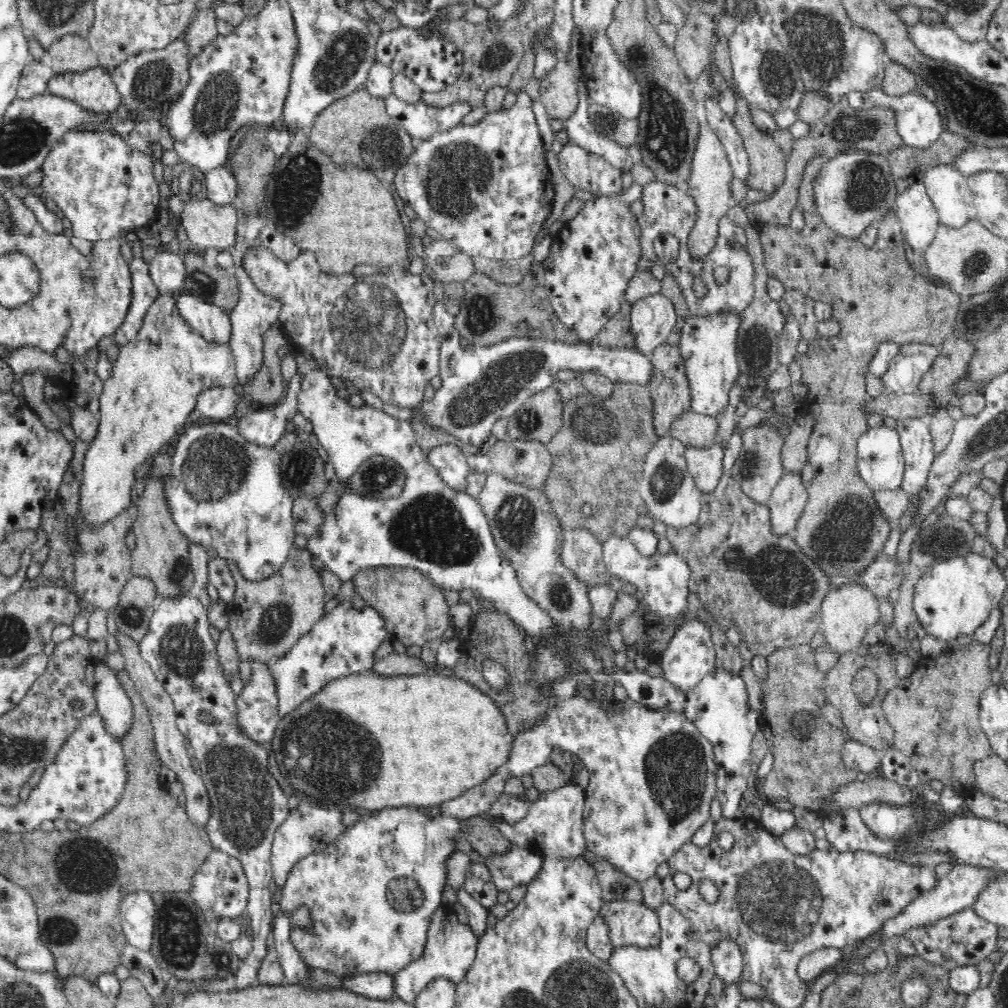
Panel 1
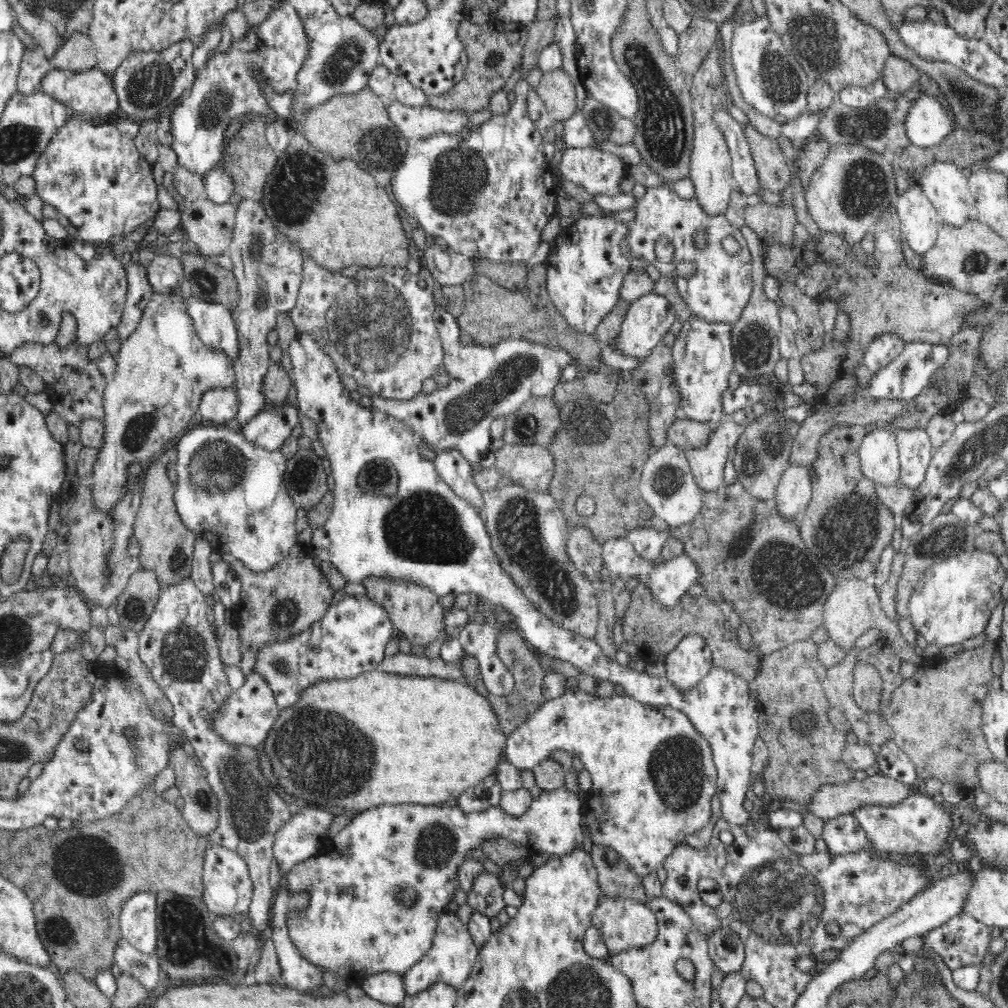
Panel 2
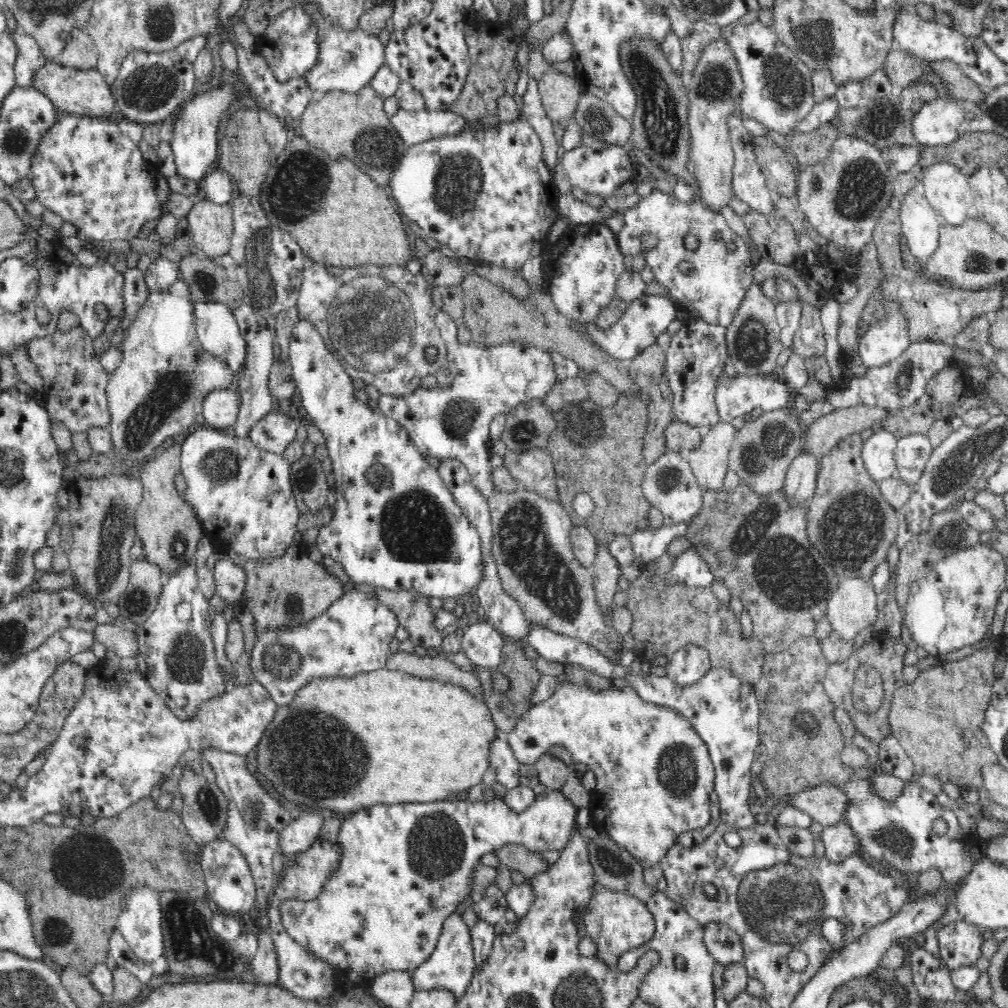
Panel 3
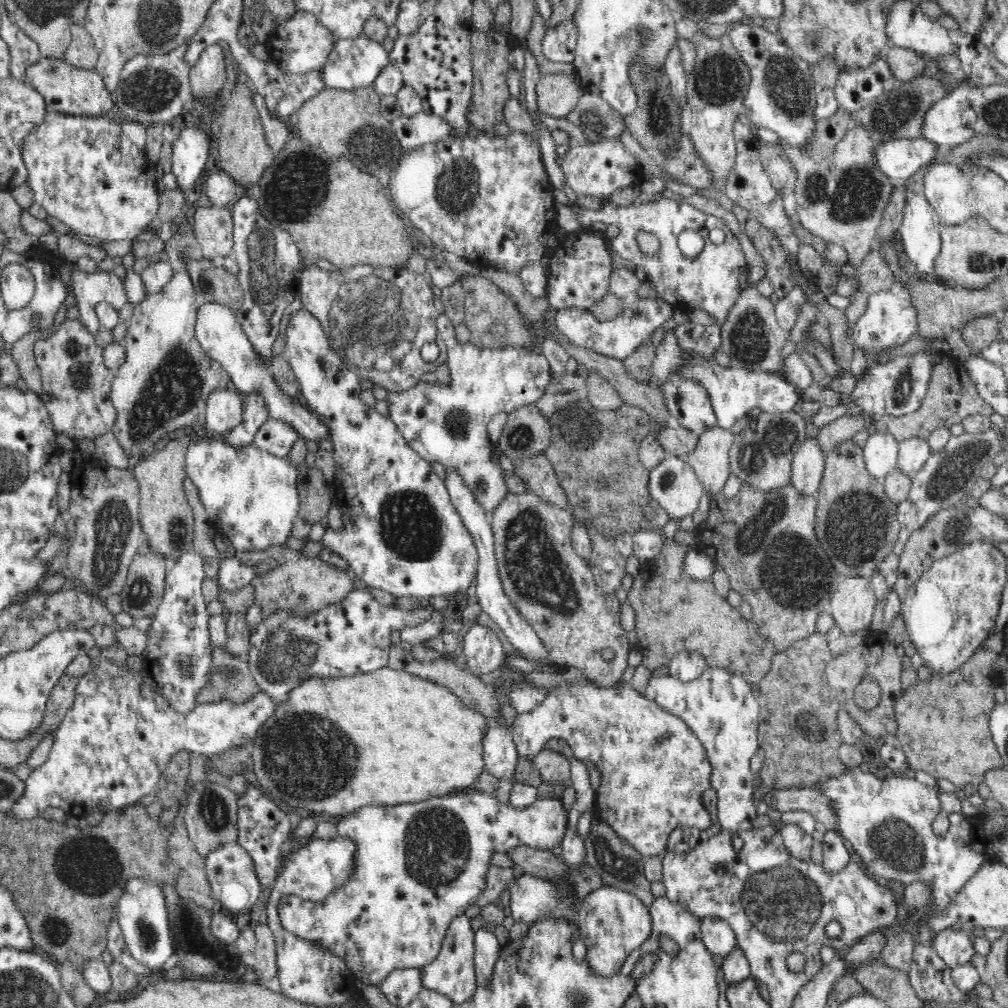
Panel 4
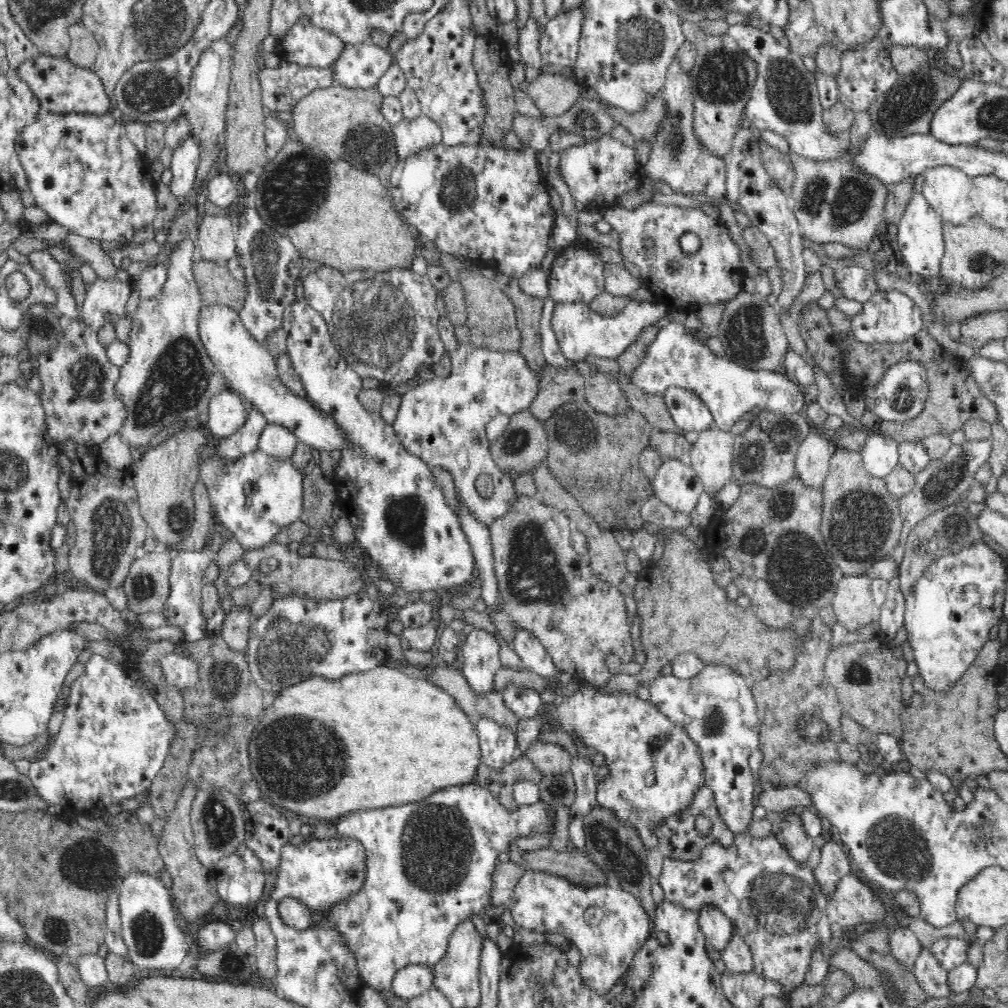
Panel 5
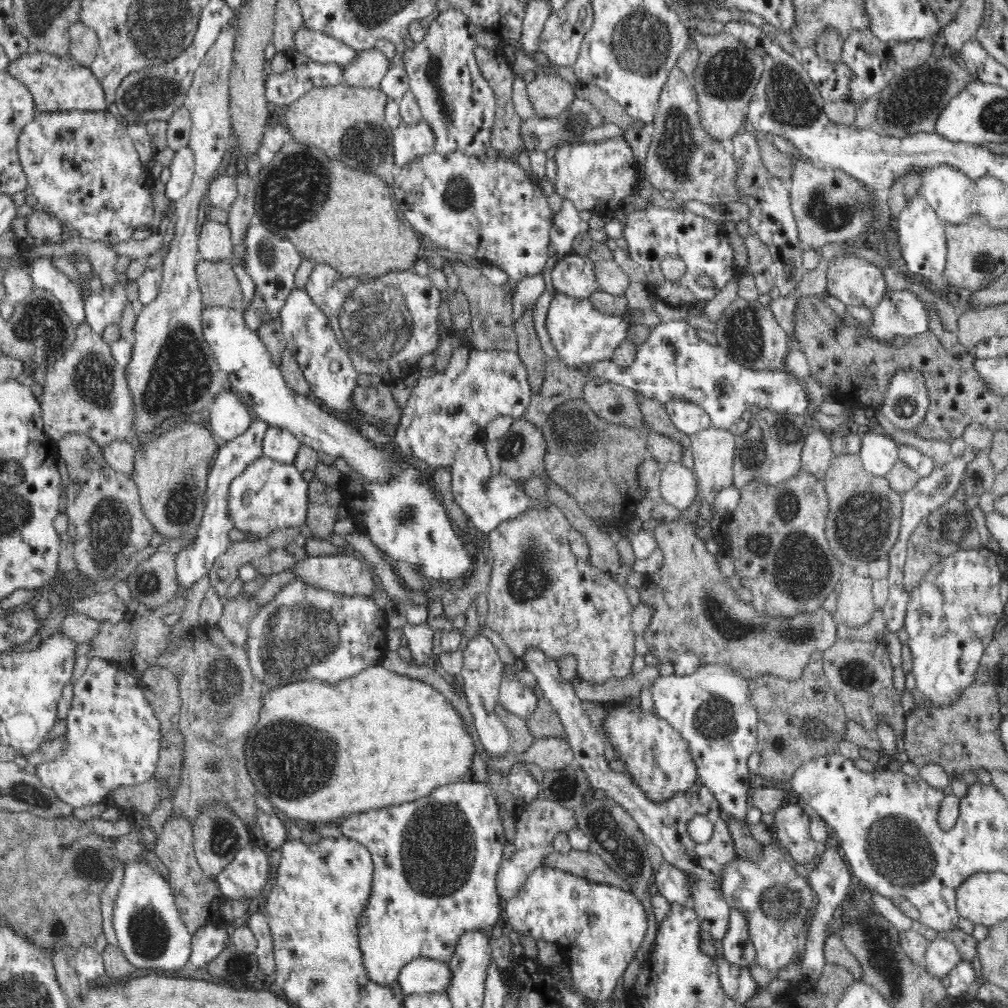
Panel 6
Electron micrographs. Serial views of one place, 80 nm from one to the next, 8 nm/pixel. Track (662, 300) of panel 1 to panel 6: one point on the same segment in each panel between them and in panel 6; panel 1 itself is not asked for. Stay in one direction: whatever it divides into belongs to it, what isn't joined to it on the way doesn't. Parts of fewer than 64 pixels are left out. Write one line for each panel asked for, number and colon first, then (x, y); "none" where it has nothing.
2: (647, 319)
3: (645, 318)
4: (620, 337)
5: (581, 332)
6: (581, 334)

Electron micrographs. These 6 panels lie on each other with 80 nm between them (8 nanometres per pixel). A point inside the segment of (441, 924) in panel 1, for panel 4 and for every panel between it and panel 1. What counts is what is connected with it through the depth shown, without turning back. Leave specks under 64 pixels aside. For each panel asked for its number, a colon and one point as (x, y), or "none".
2: (452, 953)
3: (451, 965)
4: (452, 972)

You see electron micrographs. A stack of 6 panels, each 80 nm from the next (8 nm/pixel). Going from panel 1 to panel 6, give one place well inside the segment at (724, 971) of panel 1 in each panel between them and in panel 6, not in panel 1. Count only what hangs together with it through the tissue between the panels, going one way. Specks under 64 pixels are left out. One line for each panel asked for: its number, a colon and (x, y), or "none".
2: (727, 951)
3: (725, 946)
4: (720, 939)
5: (717, 929)
6: (664, 823)

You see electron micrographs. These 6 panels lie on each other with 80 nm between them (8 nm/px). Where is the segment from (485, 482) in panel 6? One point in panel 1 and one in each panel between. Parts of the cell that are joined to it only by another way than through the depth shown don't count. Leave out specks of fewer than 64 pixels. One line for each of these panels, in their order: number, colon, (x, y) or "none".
1: (480, 384)
2: (485, 383)
3: (487, 382)
4: (448, 423)
5: (443, 421)

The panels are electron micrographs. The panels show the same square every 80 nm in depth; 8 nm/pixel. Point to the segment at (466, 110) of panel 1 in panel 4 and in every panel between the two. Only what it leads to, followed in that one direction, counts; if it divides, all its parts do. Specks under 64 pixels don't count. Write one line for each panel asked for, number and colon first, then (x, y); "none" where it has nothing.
2: (415, 122)
3: (415, 126)
4: (412, 131)

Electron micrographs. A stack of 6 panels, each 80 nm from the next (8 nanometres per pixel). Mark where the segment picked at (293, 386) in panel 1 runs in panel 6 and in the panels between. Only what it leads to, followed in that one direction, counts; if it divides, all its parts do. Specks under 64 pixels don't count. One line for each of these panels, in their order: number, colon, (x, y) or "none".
2: (269, 429)
3: (275, 431)
4: (275, 436)
5: (278, 441)
6: (279, 444)

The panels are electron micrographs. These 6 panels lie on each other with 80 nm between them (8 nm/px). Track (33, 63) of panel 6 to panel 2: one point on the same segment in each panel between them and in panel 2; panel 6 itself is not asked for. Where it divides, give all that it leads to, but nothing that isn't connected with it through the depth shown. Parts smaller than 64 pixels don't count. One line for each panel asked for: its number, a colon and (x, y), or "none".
2: (91, 92)
3: (81, 92)
4: (68, 89)
5: (63, 87)

